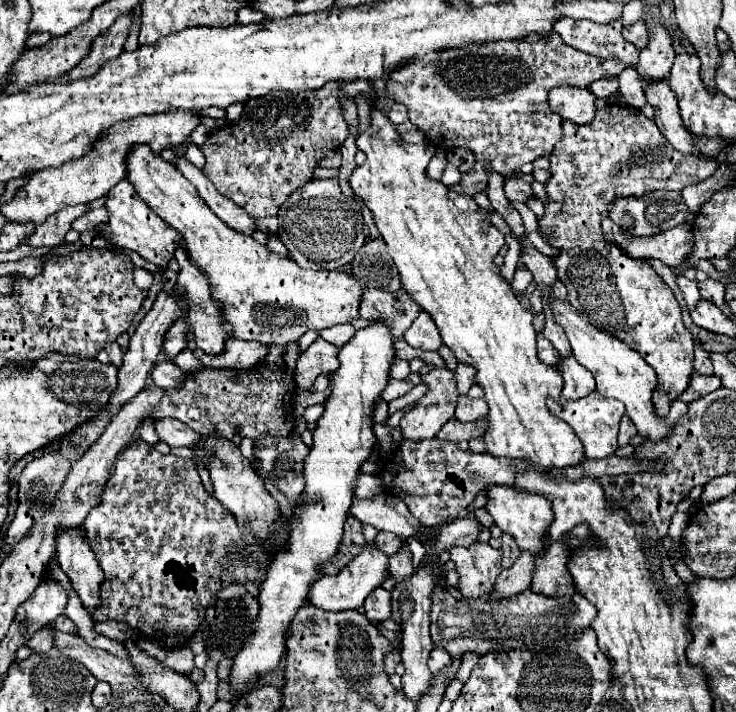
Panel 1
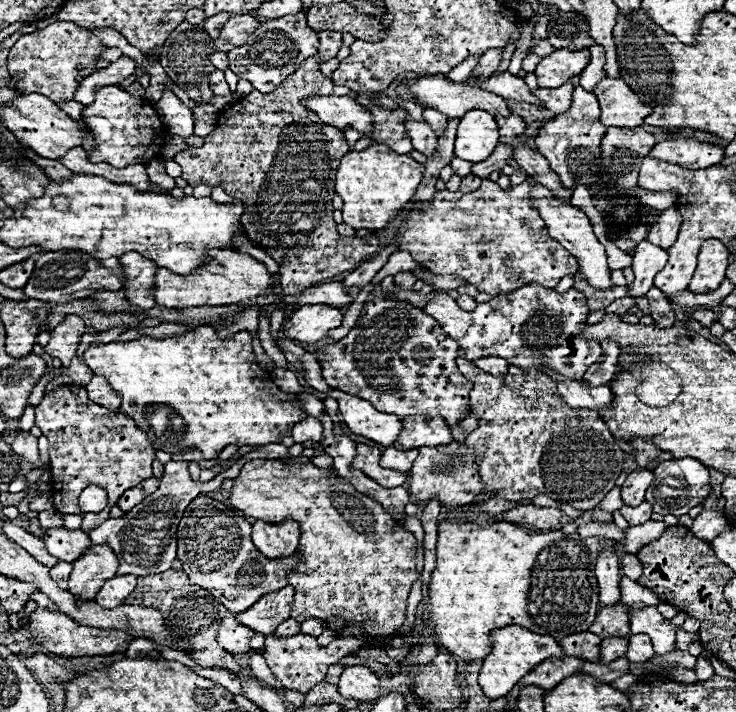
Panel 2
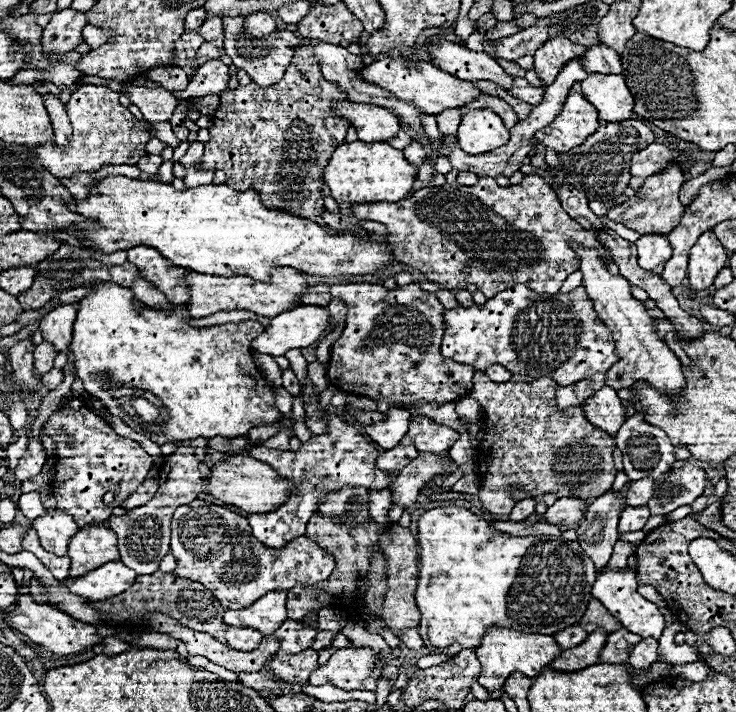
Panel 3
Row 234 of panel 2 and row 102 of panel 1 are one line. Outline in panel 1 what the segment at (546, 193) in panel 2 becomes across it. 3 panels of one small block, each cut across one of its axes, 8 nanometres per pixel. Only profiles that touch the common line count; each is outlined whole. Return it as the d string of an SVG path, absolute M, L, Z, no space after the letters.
M558 86L550 94L550 104L554 112L560 112L562 118L572 120L576 124L588 124L596 114L596 96L588 88L578 86Z

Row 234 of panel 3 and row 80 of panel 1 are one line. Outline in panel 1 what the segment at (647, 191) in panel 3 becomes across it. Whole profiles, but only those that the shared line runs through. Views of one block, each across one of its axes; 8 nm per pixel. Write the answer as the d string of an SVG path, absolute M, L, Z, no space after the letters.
M666 80L656 82L656 84L642 82L642 88L644 88L648 104L652 104L652 108L654 108L654 122L660 128L660 132L664 134L664 138L672 144L672 148L676 148L682 154L706 158L706 154L702 154L692 144L692 136L684 128L680 112L678 112L676 94L668 88L668 82Z

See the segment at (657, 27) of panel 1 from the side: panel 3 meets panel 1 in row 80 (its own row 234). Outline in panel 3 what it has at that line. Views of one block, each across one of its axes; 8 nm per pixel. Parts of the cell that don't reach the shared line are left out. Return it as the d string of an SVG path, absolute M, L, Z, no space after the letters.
M656 234L640 236L640 240L636 240L636 250L638 250L638 264L652 274L662 274L666 260L672 256L668 238Z

